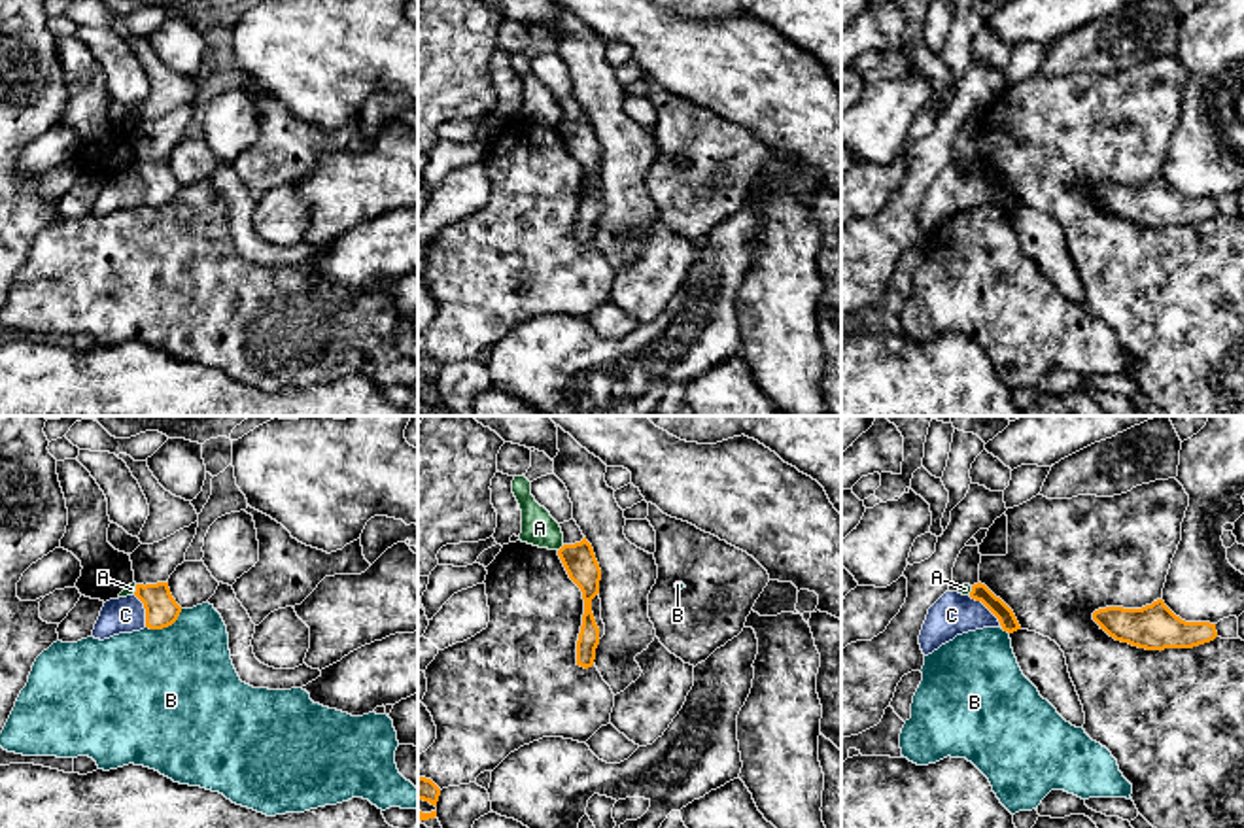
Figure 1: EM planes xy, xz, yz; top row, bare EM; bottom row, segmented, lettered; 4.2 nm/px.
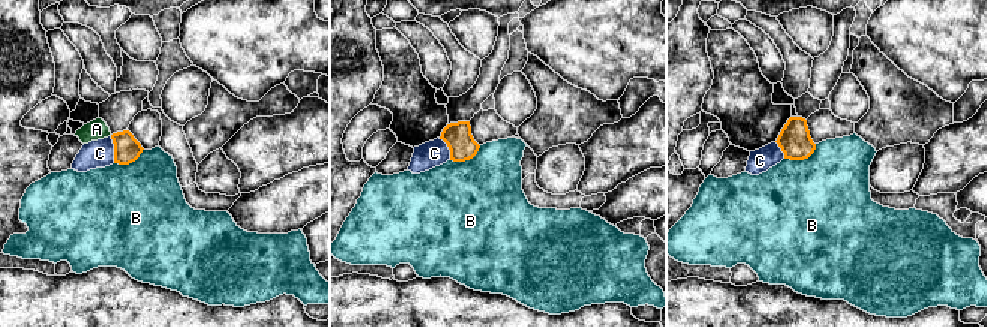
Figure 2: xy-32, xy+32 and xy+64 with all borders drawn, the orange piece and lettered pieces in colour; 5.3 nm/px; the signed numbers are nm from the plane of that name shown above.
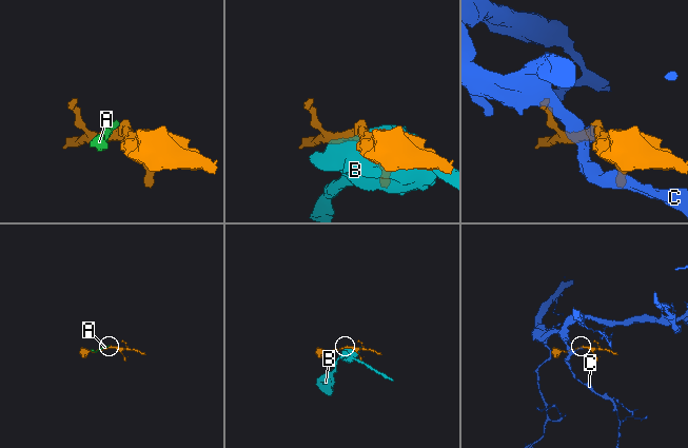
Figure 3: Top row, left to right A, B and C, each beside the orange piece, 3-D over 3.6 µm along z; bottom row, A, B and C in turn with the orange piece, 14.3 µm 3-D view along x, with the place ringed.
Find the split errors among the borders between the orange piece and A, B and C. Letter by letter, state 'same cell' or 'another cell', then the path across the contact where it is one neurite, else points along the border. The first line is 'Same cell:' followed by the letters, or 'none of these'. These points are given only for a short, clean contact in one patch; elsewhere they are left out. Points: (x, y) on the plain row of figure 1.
Same cell: none of these
A: another cell | along xz (564, 121), (558, 127)
B: another cell
C: another cell | along yz (968, 172), (978, 176), (1002, 203)

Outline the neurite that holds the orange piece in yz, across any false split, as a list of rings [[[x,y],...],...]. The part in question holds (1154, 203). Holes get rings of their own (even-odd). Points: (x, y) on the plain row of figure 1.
[[[1163,176],[1142,185],[1098,185],[1093,197],[1115,217],[1146,227],[1193,225],[1218,214],[1216,200],[1185,198]]]

